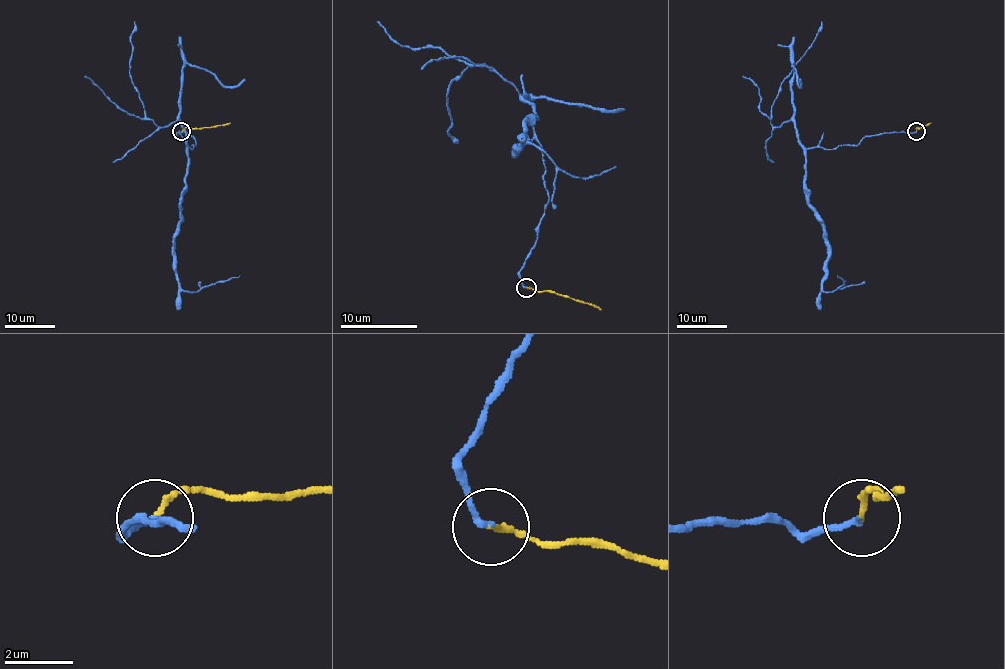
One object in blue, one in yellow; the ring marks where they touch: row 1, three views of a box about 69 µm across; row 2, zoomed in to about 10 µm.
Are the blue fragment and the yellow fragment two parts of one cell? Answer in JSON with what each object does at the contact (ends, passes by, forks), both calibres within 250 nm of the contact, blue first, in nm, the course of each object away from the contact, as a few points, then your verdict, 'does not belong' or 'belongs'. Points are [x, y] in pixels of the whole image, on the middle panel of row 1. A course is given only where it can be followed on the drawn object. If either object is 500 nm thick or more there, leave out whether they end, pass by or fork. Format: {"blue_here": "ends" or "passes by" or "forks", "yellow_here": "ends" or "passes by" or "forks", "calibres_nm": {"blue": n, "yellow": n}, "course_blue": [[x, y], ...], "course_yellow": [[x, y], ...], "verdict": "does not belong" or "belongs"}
{"blue_here": "ends", "yellow_here": "ends", "calibres_nm": {"blue": 180, "yellow": 130}, "course_blue": [[526, 288], [520, 270], [549, 197], [535, 118], [526, 124], [514, 151], [531, 143], [579, 178], [616, 166]], "course_yellow": [[526, 288], [568, 296], [601, 309]], "verdict": "belongs"}

